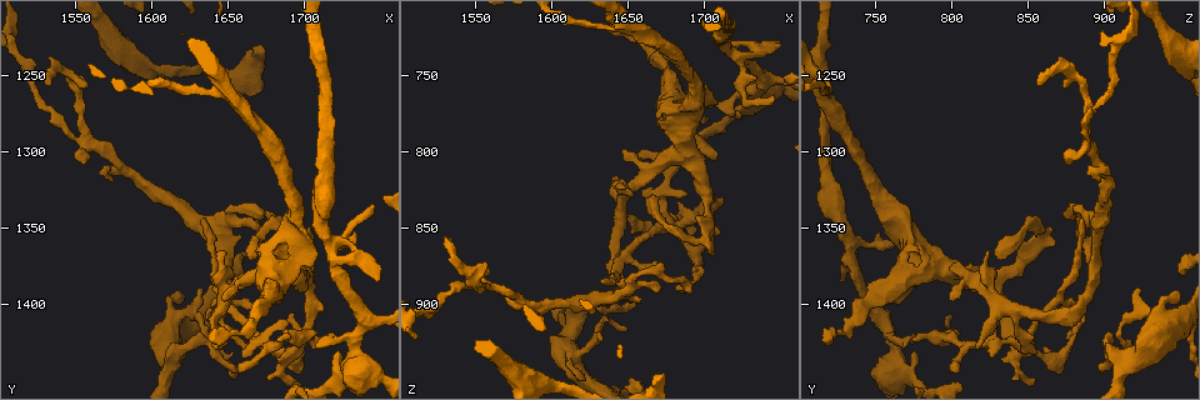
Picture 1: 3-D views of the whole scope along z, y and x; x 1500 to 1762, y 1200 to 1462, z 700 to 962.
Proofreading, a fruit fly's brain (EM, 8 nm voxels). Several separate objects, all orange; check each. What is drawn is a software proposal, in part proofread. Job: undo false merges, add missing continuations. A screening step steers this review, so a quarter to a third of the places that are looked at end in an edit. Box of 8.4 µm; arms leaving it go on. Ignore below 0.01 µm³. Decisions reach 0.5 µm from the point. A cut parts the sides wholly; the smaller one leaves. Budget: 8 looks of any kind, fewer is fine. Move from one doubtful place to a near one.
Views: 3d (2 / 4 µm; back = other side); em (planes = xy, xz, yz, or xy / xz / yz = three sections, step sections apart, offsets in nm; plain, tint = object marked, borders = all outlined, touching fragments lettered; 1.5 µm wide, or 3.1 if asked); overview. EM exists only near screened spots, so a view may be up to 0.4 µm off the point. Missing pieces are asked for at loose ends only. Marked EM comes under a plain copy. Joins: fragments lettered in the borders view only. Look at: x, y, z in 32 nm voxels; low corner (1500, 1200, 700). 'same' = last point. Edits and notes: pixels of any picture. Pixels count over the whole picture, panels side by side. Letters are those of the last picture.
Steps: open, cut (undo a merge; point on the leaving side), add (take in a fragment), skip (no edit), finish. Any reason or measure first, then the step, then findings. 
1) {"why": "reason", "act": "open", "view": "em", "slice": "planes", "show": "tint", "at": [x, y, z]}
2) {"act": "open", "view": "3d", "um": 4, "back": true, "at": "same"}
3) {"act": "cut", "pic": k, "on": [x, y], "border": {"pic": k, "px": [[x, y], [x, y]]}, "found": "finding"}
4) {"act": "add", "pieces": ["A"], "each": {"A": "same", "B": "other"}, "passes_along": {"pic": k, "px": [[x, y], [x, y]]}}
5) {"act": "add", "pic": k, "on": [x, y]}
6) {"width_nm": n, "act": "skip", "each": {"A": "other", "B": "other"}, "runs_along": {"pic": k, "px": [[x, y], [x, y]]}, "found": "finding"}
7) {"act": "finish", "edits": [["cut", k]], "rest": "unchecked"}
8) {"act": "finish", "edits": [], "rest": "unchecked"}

{"why": "free end", "act": "open", "view": "3d", "um": 4, "at": [1650, 1426, 916]}

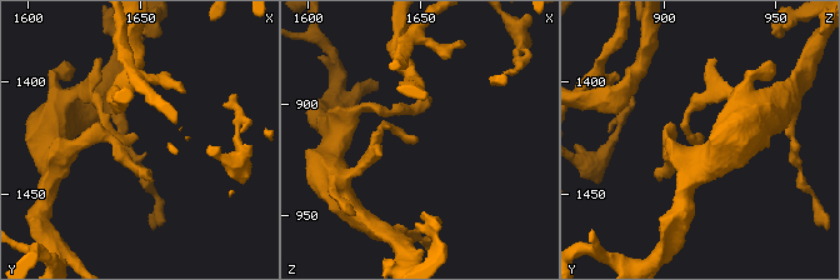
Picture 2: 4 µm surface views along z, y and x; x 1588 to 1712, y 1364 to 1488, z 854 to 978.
{"act": "open", "view": "em", "slice": "xy", "step": 4, "show": "borders", "at": [1650, 1424, 917]}

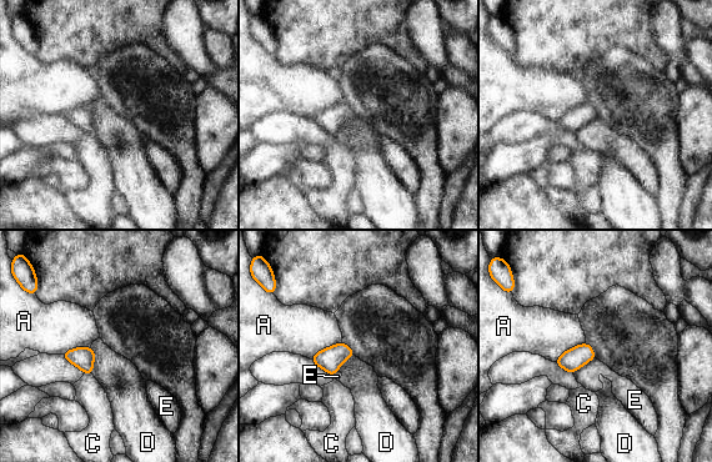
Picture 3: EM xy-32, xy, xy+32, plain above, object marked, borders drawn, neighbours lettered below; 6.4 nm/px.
{"act": "open", "view": "em", "slice": "planes", "show": "borders", "at": "same"}

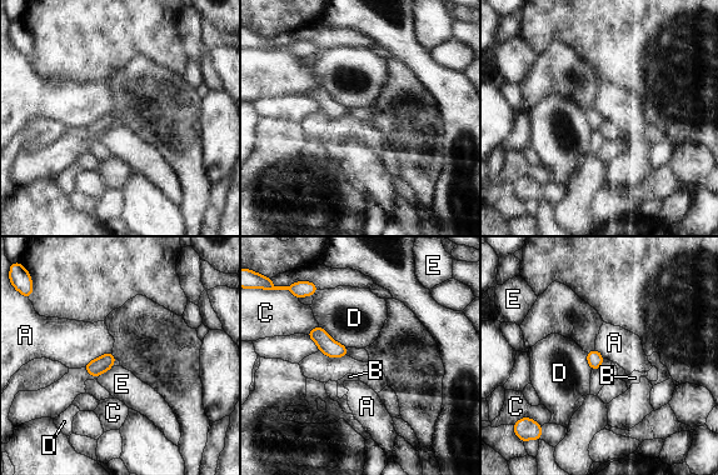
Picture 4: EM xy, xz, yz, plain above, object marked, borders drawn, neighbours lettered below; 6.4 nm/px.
{"act": "skip", "each": {"A": "other", "B": "other", "C": "other", "D": "other", "E": "other"}, "border": {"pic": 4, "px": [[111, 351], [94, 358], [83, 368]]}, "found": "none of them fits"}

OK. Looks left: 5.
{"why": "sharp bend", "act": "open", "view": "3d", "um": 4, "back": true, "at": [1678, 1426, 810]}

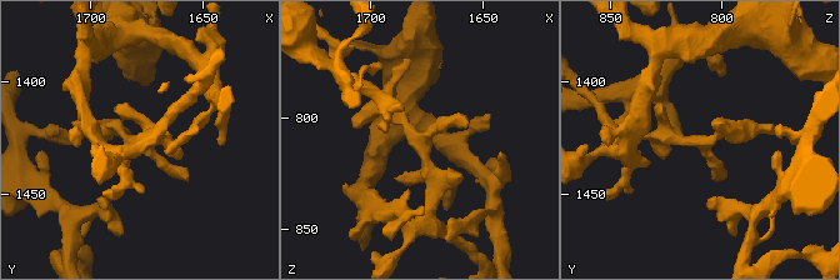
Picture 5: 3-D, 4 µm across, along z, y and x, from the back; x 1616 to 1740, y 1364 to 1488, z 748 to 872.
{"act": "open", "view": "em", "slice": "planes", "show": "tint", "at": [1677, 1427, 809]}

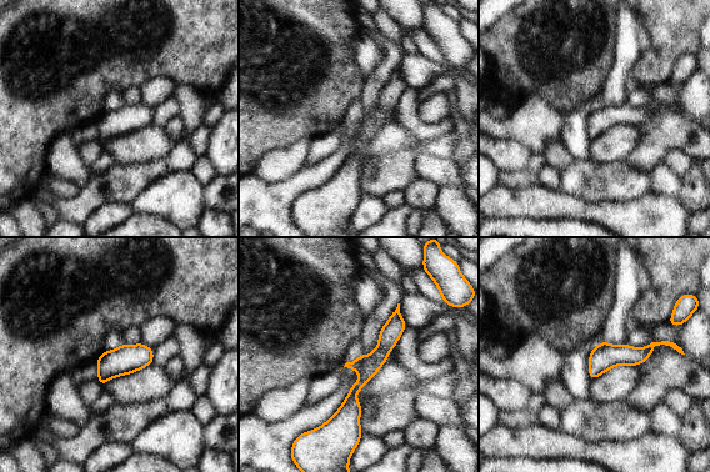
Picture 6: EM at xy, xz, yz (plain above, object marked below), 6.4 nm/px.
{"act": "open", "view": "em", "slice": "planes", "show": "borders", "at": "same"}

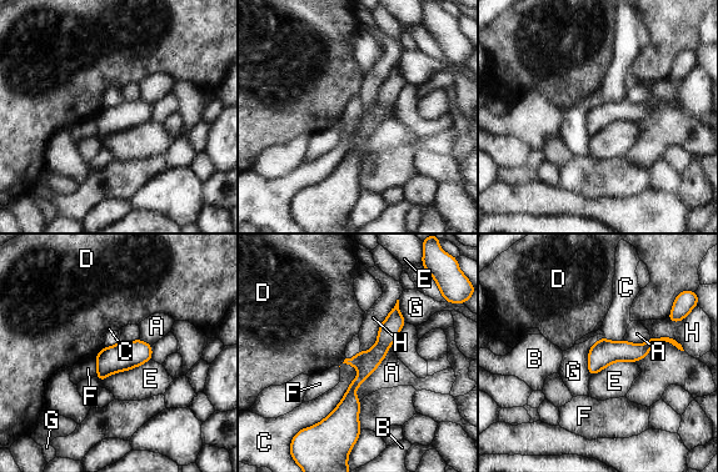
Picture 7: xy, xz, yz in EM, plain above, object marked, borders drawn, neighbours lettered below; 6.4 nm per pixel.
{"width_nm": 140, "act": "skip", "each": {"A": "other", "B": "other", "C": "other", "D": "other", "E": "other", "F": "other", "G": "other", "H": "other"}, "border": {"pic": 7, "px": [[604, 336], [588, 352], [589, 376]]}, "found": "all the same cell"}

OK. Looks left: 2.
{"act": "finish", "edits": [], "rest": "unchecked"}

